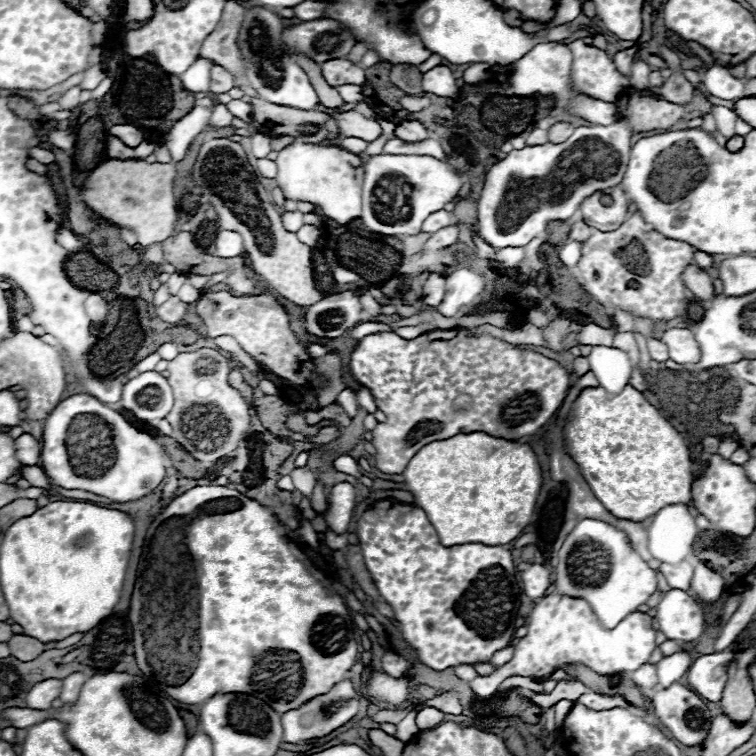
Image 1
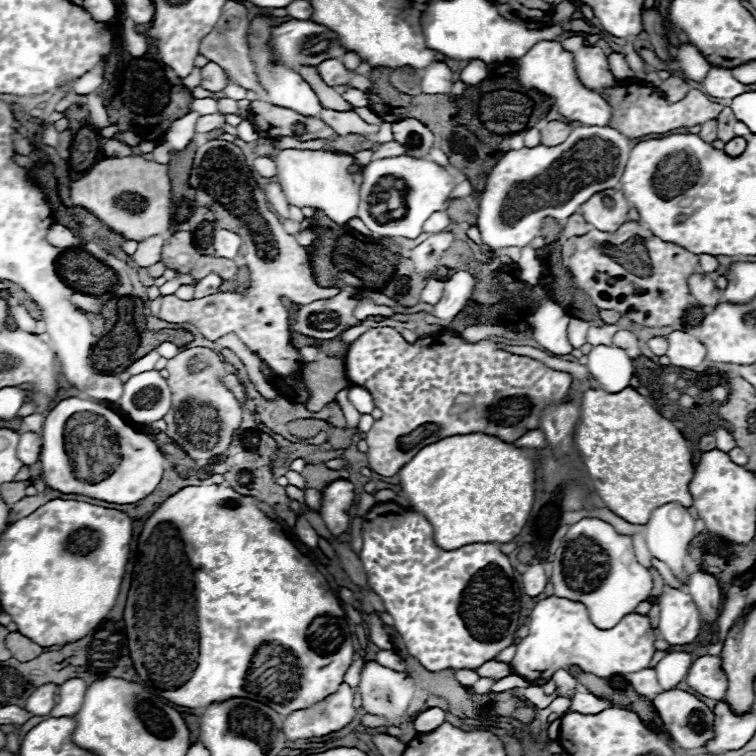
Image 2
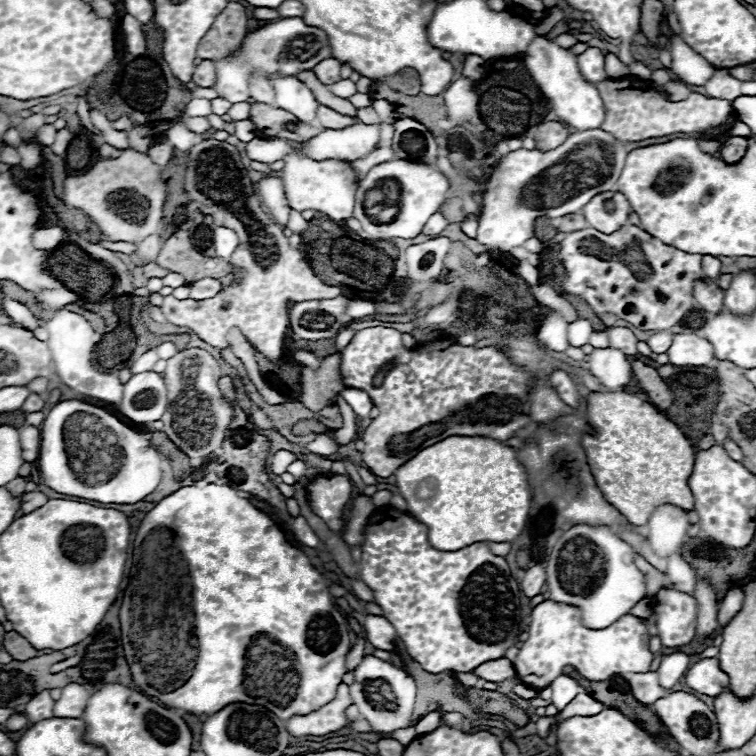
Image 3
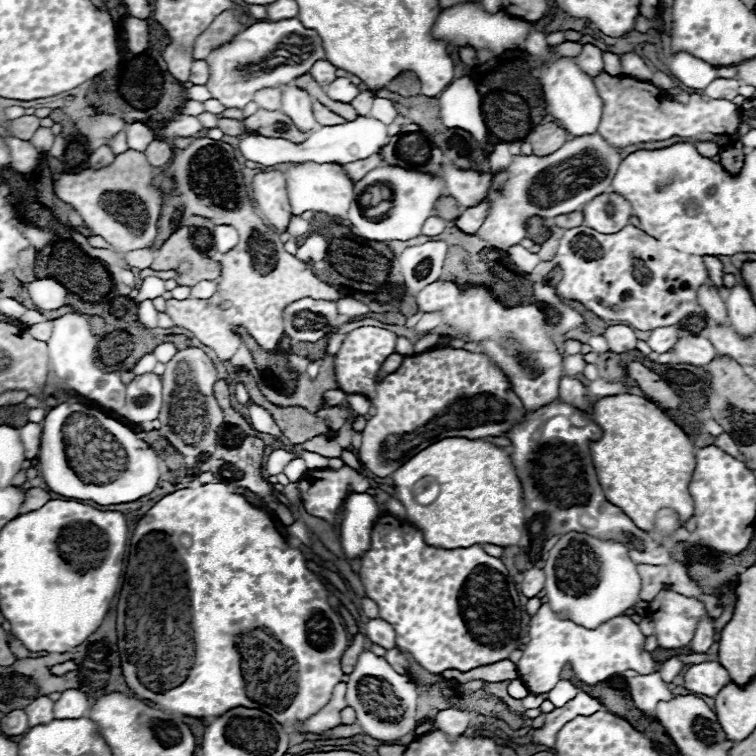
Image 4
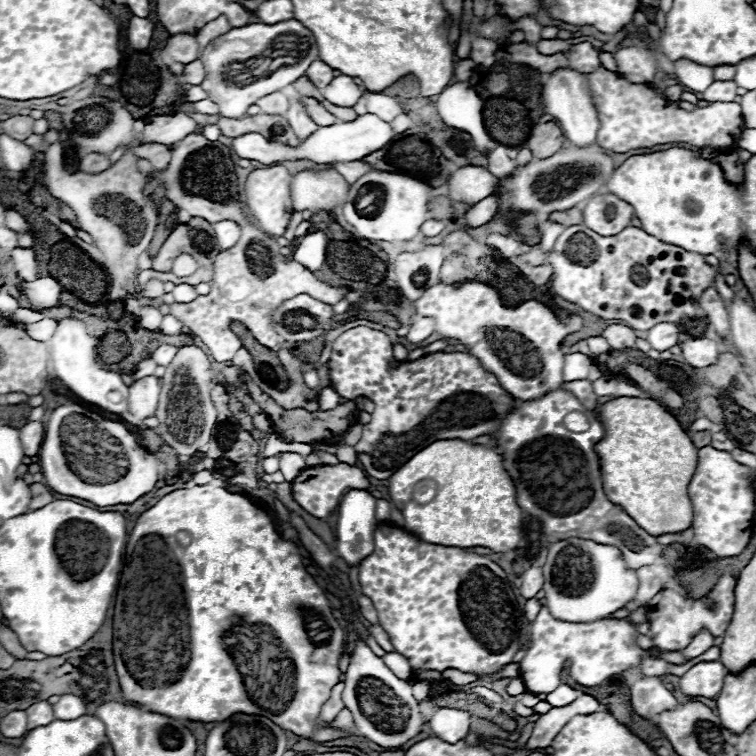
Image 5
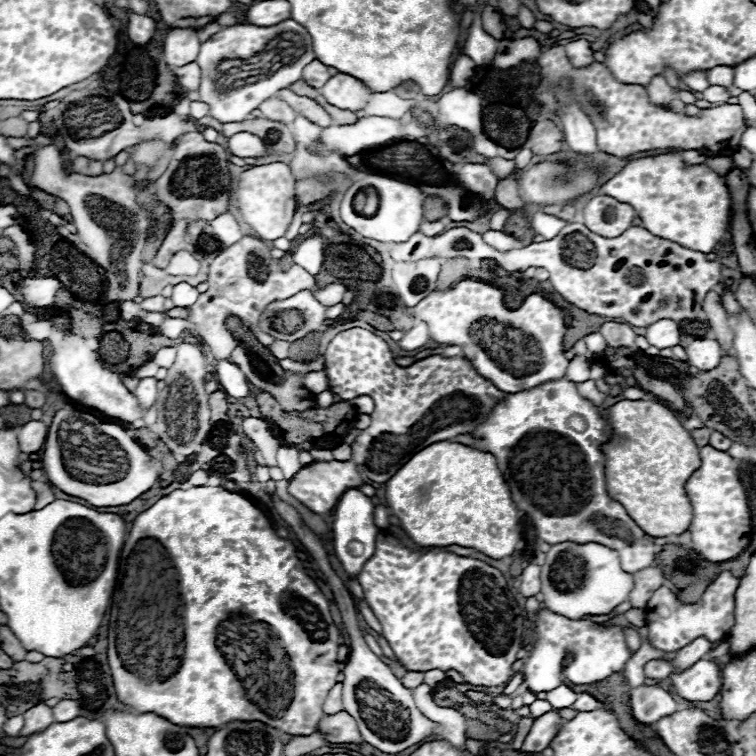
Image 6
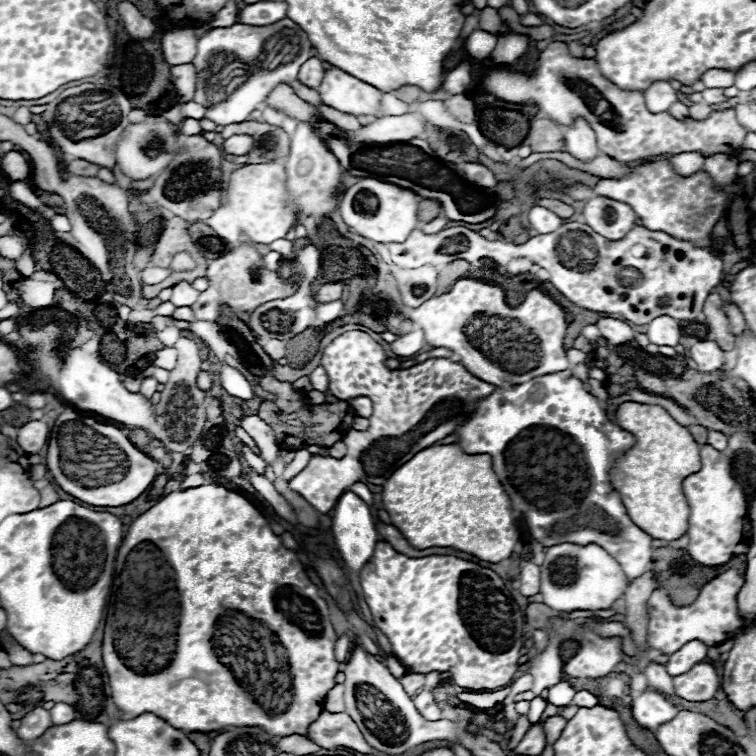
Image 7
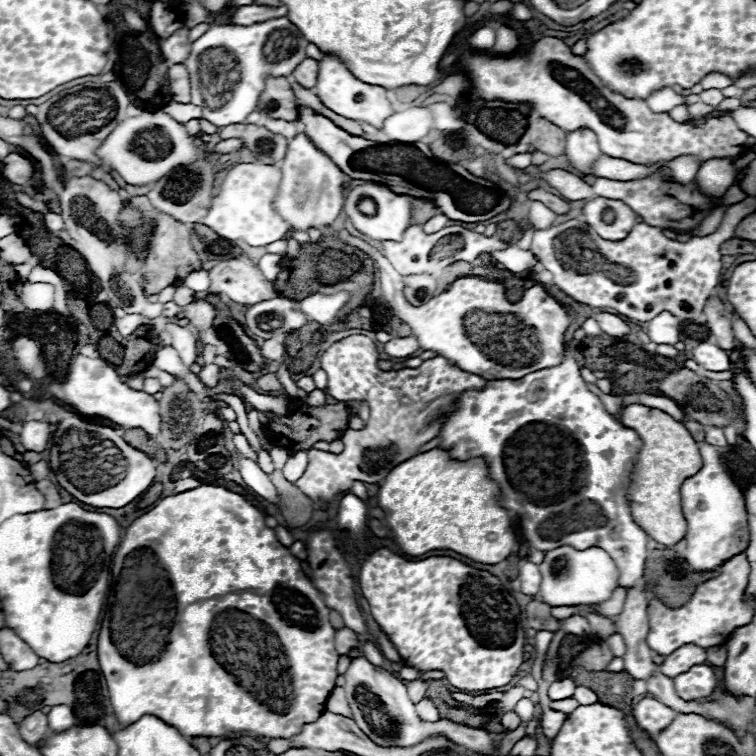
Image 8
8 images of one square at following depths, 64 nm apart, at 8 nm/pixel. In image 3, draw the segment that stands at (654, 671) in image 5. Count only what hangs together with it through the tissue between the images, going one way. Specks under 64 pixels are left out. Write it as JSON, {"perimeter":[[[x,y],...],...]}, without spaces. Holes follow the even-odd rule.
{"perimeter":[[[552,600],[540,602],[532,610],[530,622],[530,638],[522,644],[520,654],[514,660],[516,676],[534,690],[548,688],[556,676],[560,676],[564,666],[574,666],[580,676],[592,682],[602,682],[612,674],[624,672],[648,672],[652,664],[652,652],[648,650],[650,634],[646,634],[646,626],[642,618],[632,614],[622,616],[614,626],[602,630],[590,630],[580,624],[580,610],[566,604],[556,604]]]}

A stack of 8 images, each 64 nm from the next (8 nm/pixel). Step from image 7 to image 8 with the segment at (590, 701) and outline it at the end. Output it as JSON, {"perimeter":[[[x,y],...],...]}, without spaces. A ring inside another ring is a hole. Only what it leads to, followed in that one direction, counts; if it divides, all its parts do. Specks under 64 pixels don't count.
{"perimeter":[[[578,686],[576,692],[574,692],[574,696],[578,696],[580,704],[594,704],[594,702],[598,702],[598,696],[594,694],[594,690],[590,690],[586,686]]]}

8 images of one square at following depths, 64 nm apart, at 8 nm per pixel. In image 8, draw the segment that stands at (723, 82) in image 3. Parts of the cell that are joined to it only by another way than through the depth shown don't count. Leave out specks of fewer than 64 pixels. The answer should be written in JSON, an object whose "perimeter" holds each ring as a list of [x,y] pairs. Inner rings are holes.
{"perimeter":[[[710,88],[710,90],[700,92],[700,100],[702,100],[704,104],[708,104],[708,106],[712,106],[712,108],[716,110],[716,108],[718,108],[718,104],[724,100],[724,96],[722,96],[722,92],[720,92],[720,90]]]}

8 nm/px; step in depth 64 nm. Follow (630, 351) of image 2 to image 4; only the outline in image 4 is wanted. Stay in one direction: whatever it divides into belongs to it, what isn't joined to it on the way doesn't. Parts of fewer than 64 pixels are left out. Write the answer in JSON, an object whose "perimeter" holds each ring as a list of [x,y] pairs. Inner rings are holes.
{"perimeter":[[[624,324],[608,326],[604,332],[604,338],[608,340],[608,346],[612,352],[630,352],[636,348],[636,342],[638,342],[634,330]]]}

